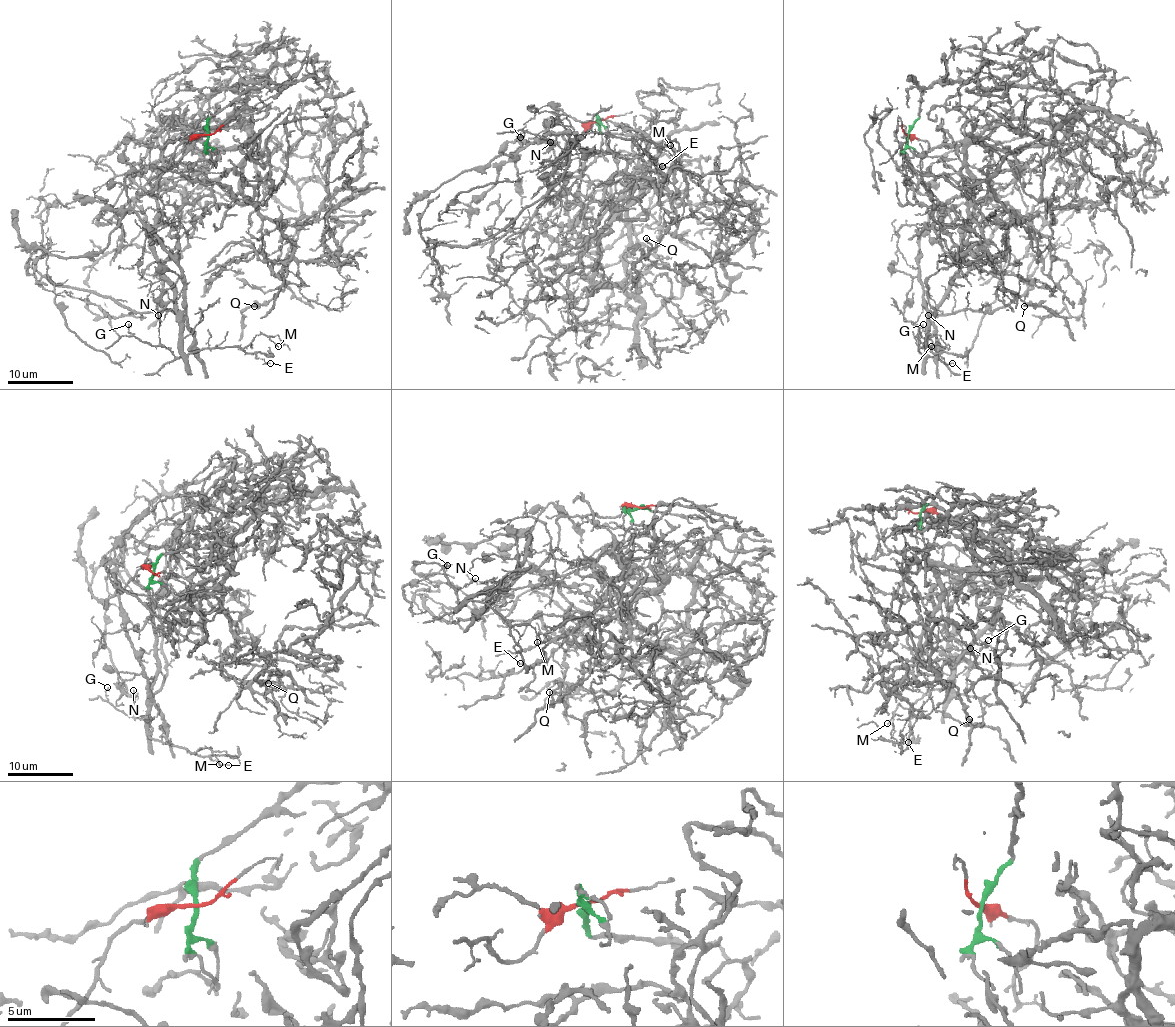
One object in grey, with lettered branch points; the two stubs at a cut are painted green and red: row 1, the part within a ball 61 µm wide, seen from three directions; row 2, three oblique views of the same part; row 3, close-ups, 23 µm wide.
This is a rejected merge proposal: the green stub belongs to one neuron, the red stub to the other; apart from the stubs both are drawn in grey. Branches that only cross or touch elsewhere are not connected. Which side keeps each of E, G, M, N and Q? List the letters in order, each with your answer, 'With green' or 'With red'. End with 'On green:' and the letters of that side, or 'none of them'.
E: With red
G: With red
M: With red
N: With red
Q: With green
On green: Q

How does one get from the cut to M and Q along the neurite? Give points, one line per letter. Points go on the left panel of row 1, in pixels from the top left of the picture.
M: (207, 134), (176, 148), (151, 193), (163, 211), (153, 257), (183, 350), (244, 348), (262, 333), (278, 346)
Q: (207, 134), (265, 82), (232, 89), (244, 109), (202, 137), (252, 144), (240, 191), (285, 280), (254, 305)

